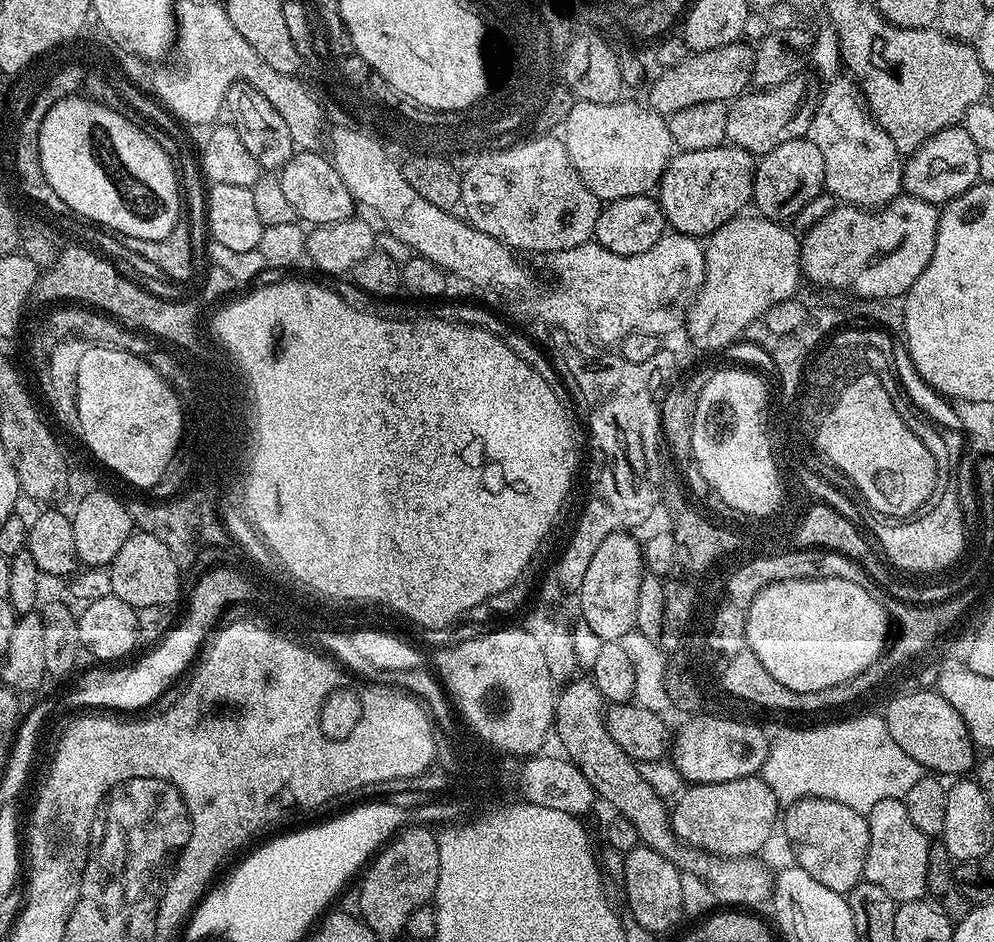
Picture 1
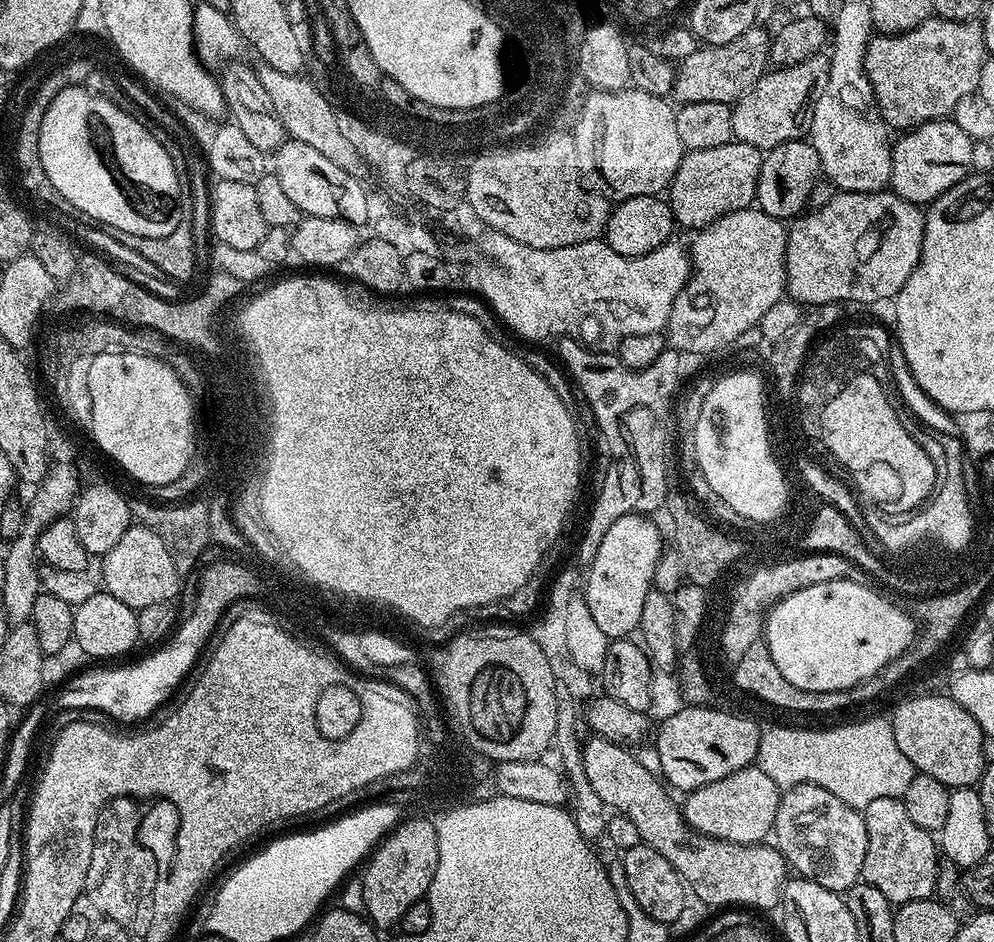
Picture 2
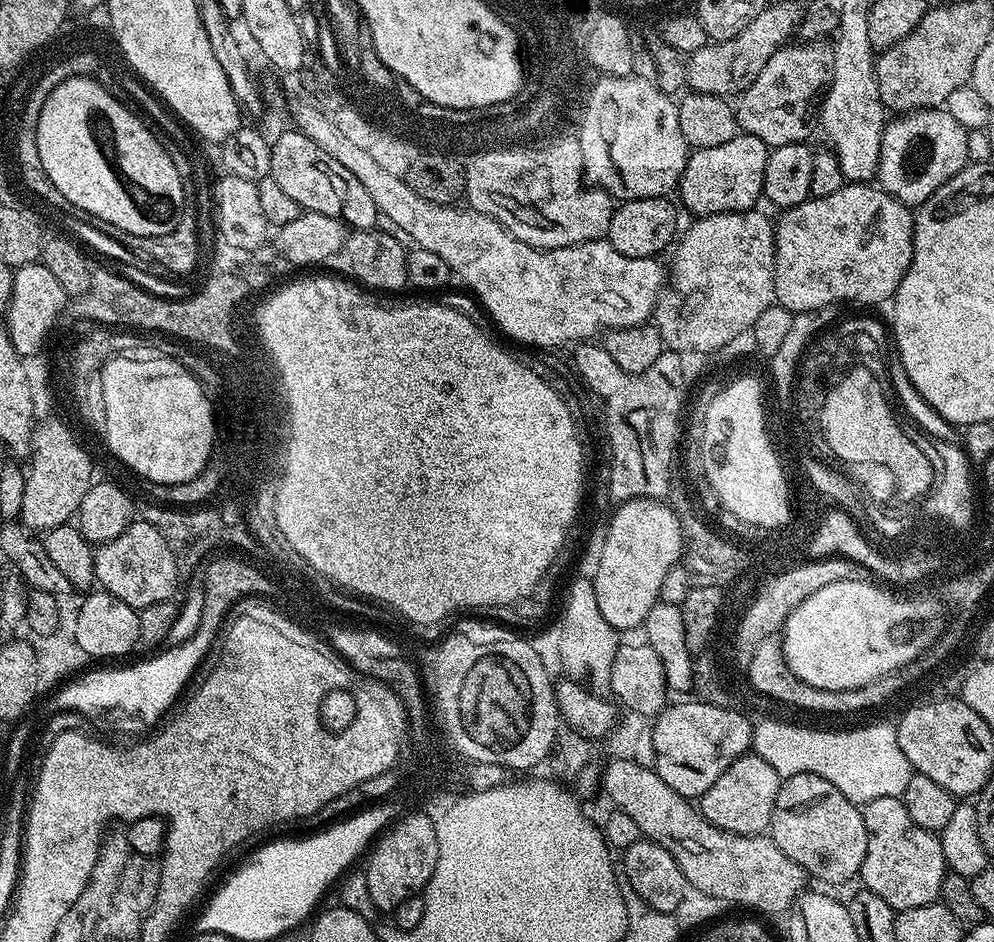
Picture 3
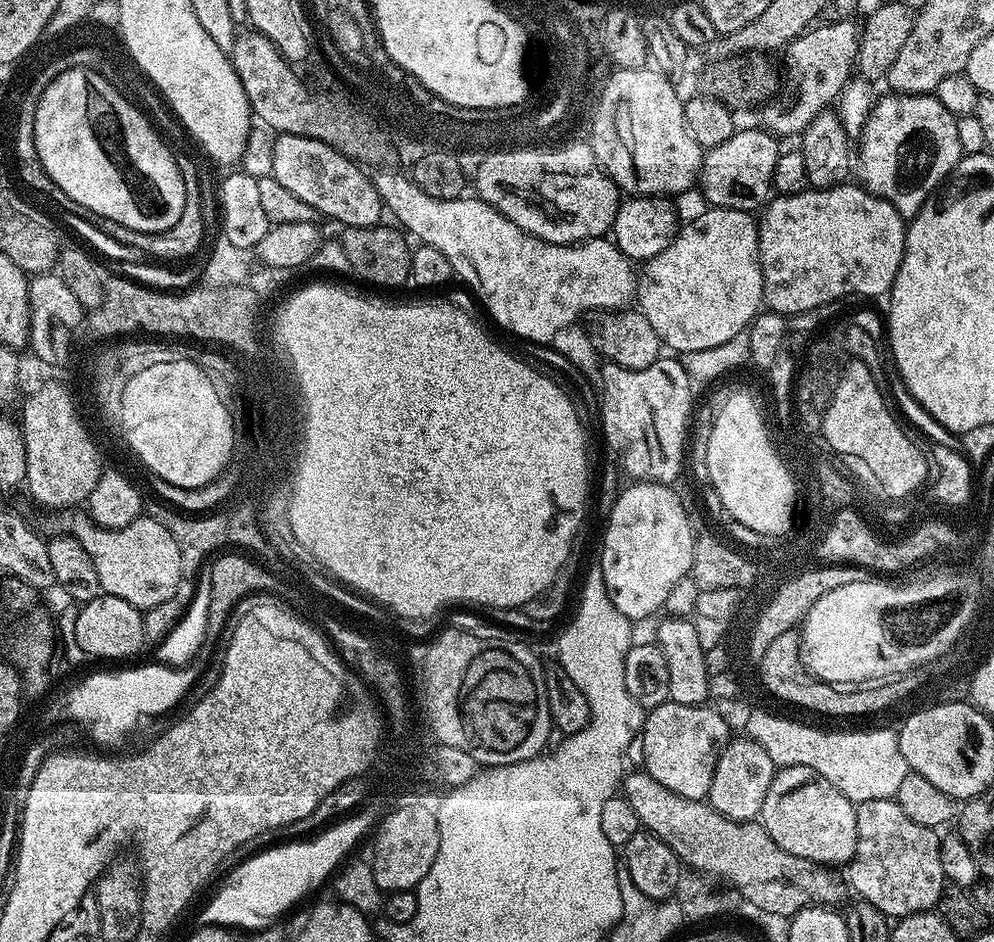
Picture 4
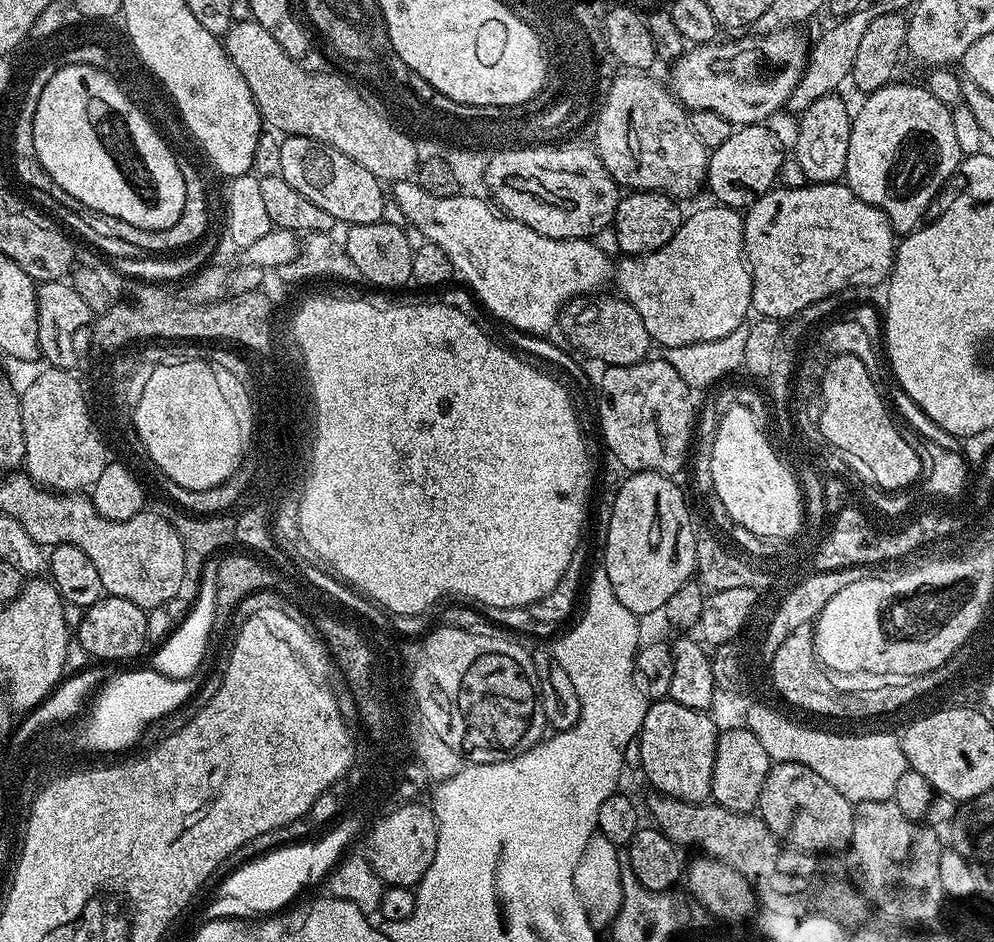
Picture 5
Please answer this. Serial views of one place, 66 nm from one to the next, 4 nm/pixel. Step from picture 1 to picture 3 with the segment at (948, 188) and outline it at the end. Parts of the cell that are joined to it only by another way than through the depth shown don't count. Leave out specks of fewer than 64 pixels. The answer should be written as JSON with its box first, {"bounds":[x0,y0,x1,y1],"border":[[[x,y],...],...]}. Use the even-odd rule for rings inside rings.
{"bounds":[876,107,969,206],"border":[[[943,107],[920,108],[917,112],[906,112],[892,119],[885,123],[884,133],[882,134],[880,165],[876,171],[878,184],[896,200],[898,200],[898,194],[900,194],[900,200],[906,198],[907,205],[919,206],[926,202],[926,198],[930,198],[930,194],[934,194],[934,190],[938,186],[942,186],[950,178],[954,178],[954,174],[958,174],[964,169],[965,164],[969,163],[968,151],[966,150],[969,129],[963,128]],[[924,126],[928,126],[928,138],[936,144],[934,146],[932,170],[928,170],[928,176],[920,178],[920,184],[902,182],[904,178],[902,178],[902,170],[900,170],[900,160],[902,160],[908,144],[914,140],[914,136],[922,134]]]}

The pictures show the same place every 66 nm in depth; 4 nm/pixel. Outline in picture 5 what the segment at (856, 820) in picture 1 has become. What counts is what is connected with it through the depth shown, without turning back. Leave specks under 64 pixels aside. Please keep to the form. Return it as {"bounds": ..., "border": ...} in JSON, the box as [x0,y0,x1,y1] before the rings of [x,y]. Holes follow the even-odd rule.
{"bounds":[758,762,853,854],"border":[[[776,762],[769,767],[766,780],[762,782],[762,794],[758,805],[758,815],[764,824],[771,830],[776,839],[785,845],[798,848],[802,852],[813,854],[836,854],[839,848],[847,849],[852,839],[853,801],[847,800],[822,774],[814,774],[810,766],[786,762]]]}

